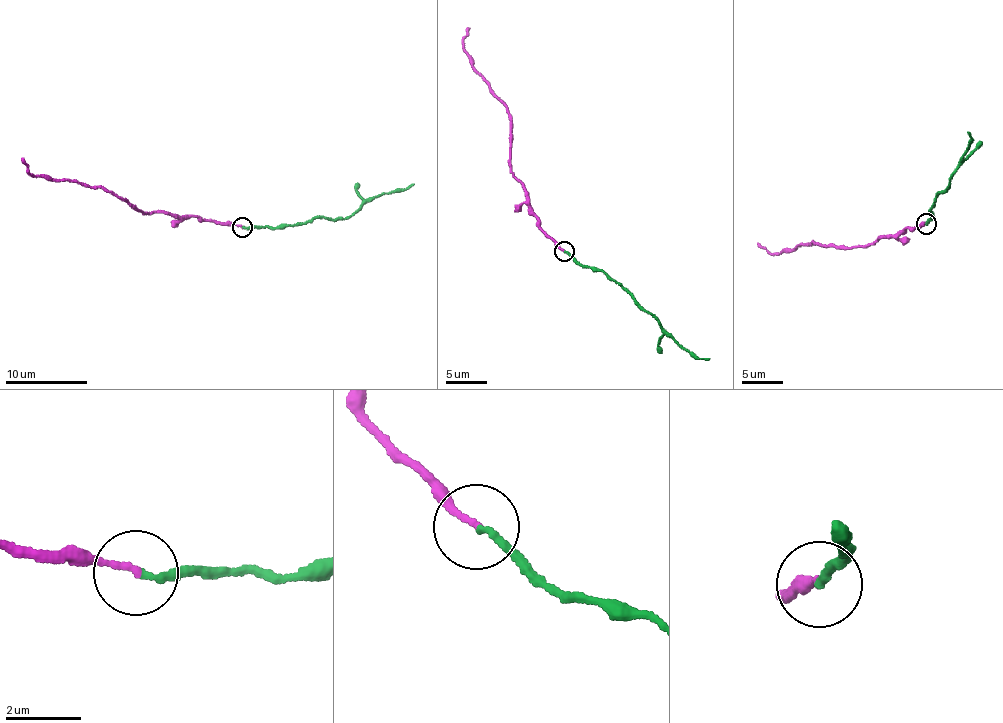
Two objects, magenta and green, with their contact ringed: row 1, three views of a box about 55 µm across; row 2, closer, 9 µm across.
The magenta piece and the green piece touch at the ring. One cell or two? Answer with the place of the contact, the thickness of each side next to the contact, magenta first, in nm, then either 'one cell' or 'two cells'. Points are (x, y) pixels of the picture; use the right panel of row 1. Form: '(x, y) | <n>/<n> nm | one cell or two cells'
(926, 224) | 170/180 nm | one cell

